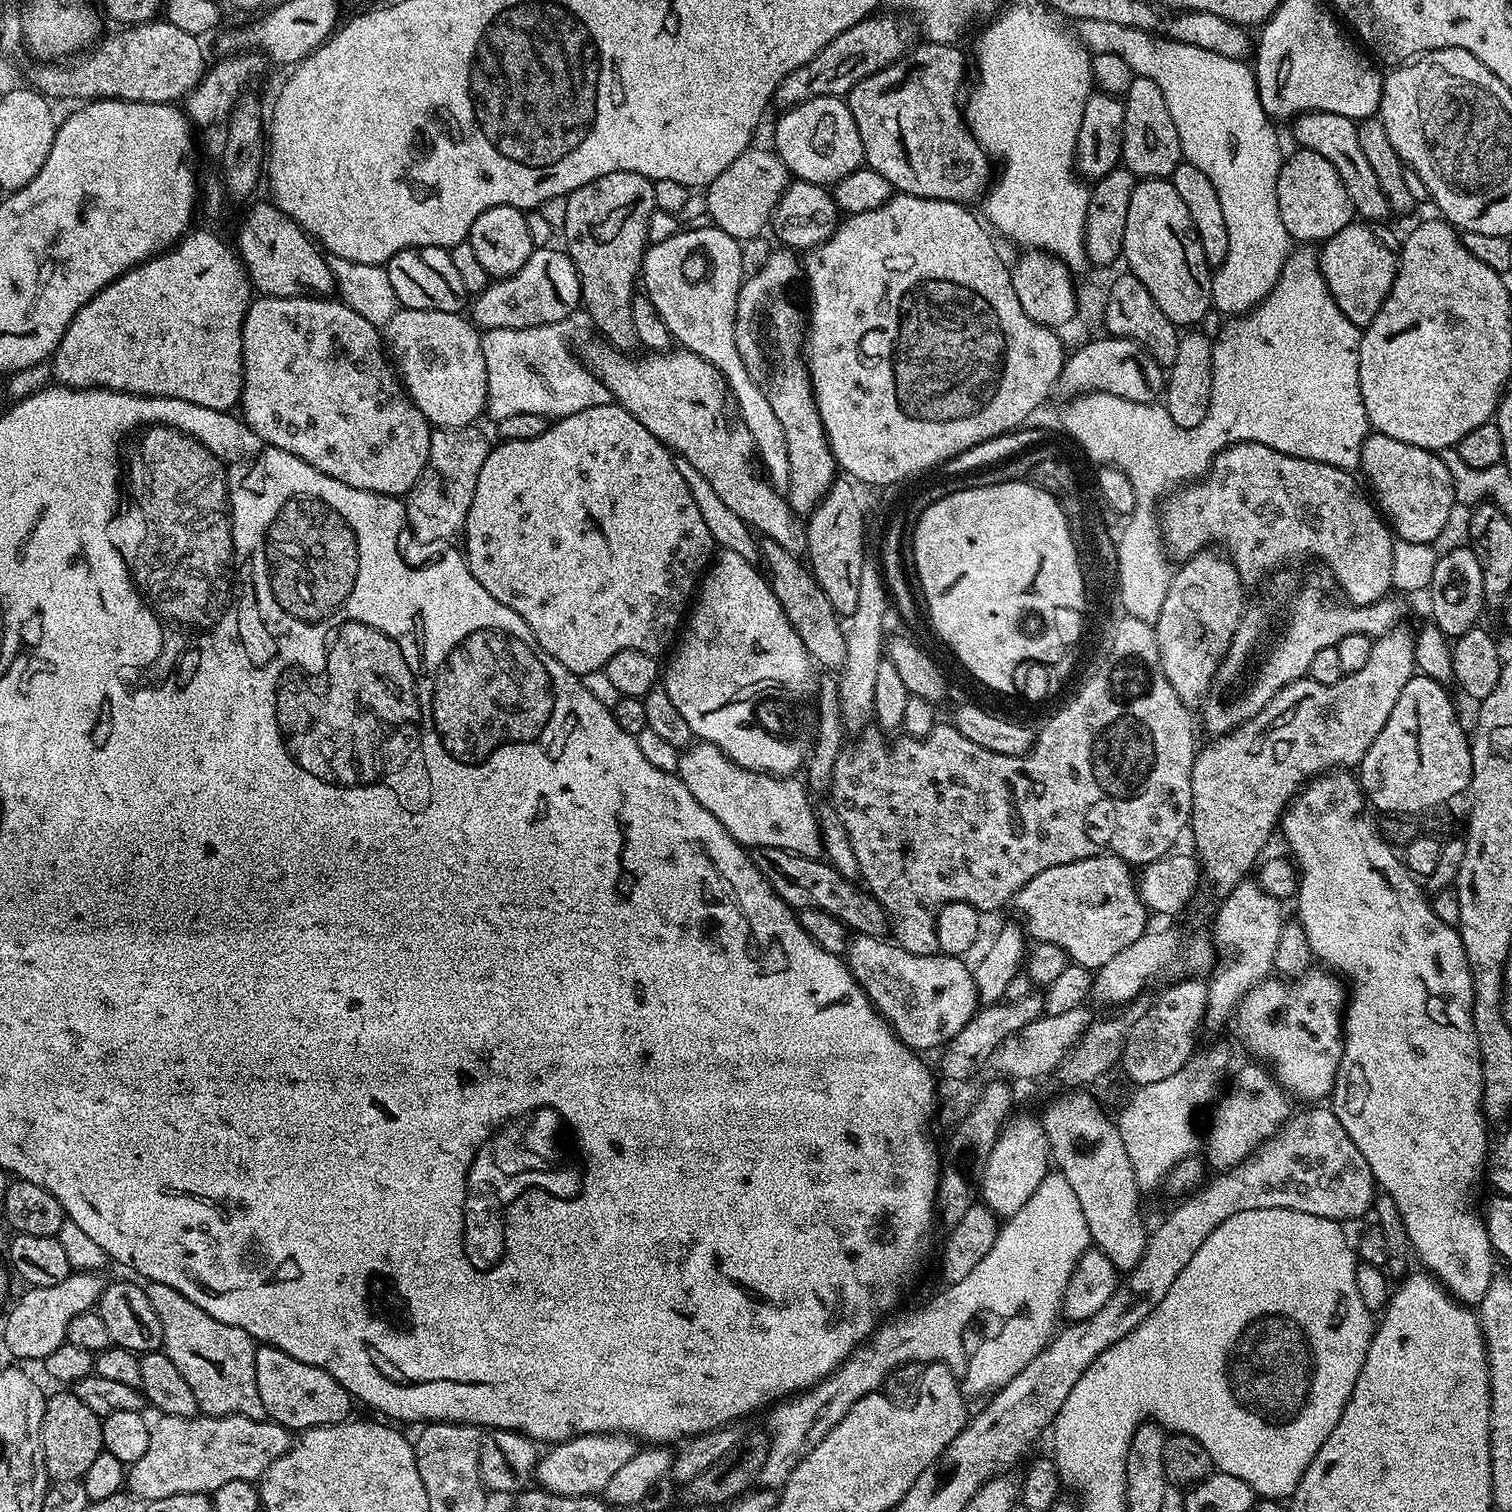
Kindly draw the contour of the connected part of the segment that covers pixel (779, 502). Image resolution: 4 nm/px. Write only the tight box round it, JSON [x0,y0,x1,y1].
[582,342,808,557]

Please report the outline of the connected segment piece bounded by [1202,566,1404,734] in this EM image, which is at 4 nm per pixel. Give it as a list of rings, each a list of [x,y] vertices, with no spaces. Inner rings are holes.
[[[1317,567],[1317,572],[1308,572],[1301,582],[1292,570],[1275,571],[1259,589],[1260,597],[1249,603],[1232,635],[1230,646],[1216,671],[1216,677],[1202,705],[1204,728],[1208,734],[1227,734],[1240,724],[1246,723],[1258,710],[1262,710],[1290,682],[1307,677],[1308,667],[1318,650],[1335,648],[1347,635],[1360,634],[1371,638],[1384,636],[1401,623],[1404,608],[1393,598],[1385,598],[1373,604],[1353,604],[1340,591],[1340,586],[1327,568]]]

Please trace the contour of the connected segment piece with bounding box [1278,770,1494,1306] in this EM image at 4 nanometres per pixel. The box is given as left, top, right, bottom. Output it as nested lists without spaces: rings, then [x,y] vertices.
[[[1337,770],[1309,780],[1284,811],[1278,825],[1279,831],[1281,833],[1284,831],[1284,840],[1289,848],[1287,851],[1298,869],[1294,905],[1296,904],[1296,912],[1300,915],[1297,916],[1298,923],[1306,930],[1306,942],[1310,946],[1313,957],[1325,969],[1339,973],[1350,989],[1346,996],[1344,1014],[1344,1053],[1336,1075],[1336,1084],[1332,1087],[1330,1107],[1338,1118],[1338,1122],[1342,1122],[1342,1126],[1346,1128],[1346,1134],[1350,1134],[1354,1146],[1362,1150],[1362,1158],[1370,1162],[1372,1177],[1376,1179],[1377,1185],[1387,1195],[1394,1198],[1398,1206],[1398,1214],[1402,1214],[1408,1243],[1415,1259],[1417,1256],[1425,1264],[1421,1265],[1435,1276],[1460,1303],[1479,1306],[1482,1298],[1486,1298],[1486,1290],[1490,1290],[1490,1282],[1494,1275],[1494,1269],[1492,1269],[1494,1253],[1484,1219],[1477,1209],[1476,1212],[1472,1209],[1472,1195],[1475,1194],[1480,1179],[1483,1181],[1486,1176],[1486,1161],[1490,1156],[1490,1139],[1488,1140],[1490,1128],[1481,1108],[1482,1062],[1478,1050],[1478,1038],[1474,1034],[1470,966],[1466,962],[1466,950],[1462,946],[1459,931],[1453,925],[1442,922],[1442,918],[1434,914],[1431,903],[1427,899],[1423,900],[1425,889],[1423,887],[1420,889],[1416,885],[1419,884],[1417,877],[1409,872],[1403,859],[1398,855],[1397,849],[1395,852],[1391,848],[1393,847],[1391,843],[1384,844],[1385,837],[1378,831],[1378,824],[1364,813],[1364,808],[1366,809],[1366,797],[1359,779],[1354,778],[1351,771]]]

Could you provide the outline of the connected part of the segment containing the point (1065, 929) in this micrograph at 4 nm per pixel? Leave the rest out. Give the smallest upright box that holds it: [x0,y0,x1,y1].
[1014,854,1150,970]

